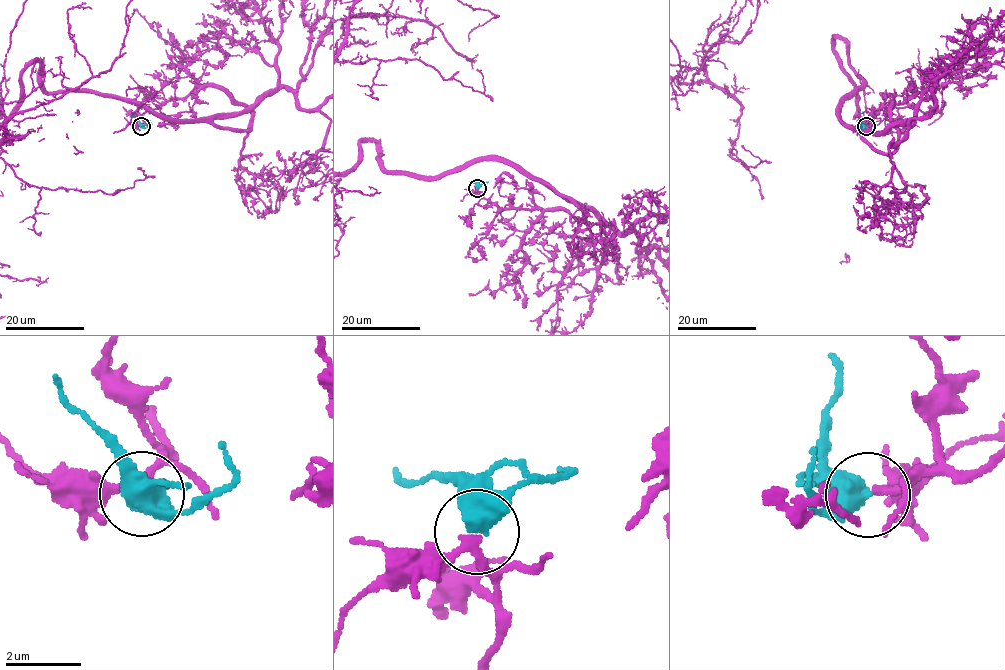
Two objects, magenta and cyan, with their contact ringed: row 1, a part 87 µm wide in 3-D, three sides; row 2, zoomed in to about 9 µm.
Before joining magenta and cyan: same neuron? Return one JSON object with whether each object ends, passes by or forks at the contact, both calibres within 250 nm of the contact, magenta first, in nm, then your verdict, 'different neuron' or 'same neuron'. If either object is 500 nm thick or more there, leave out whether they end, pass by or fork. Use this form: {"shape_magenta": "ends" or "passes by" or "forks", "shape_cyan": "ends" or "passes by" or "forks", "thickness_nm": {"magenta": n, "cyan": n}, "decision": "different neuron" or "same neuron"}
{"shape_magenta": "passes by", "shape_cyan": "passes by", "thickness_nm": {"magenta": 200, "cyan": 480}, "decision": "same neuron"}

